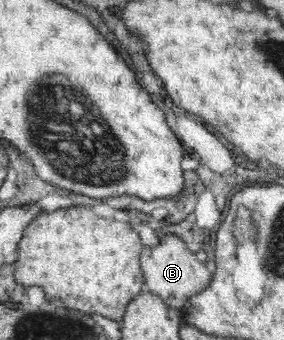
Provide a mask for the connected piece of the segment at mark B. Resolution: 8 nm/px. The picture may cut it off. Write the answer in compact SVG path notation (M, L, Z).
M169 233L156 246L145 245L141 250L140 263L145 275L144 290L157 295L167 306L179 310L193 295L201 292L211 282L212 273L206 263L199 262L195 252L177 235Z

